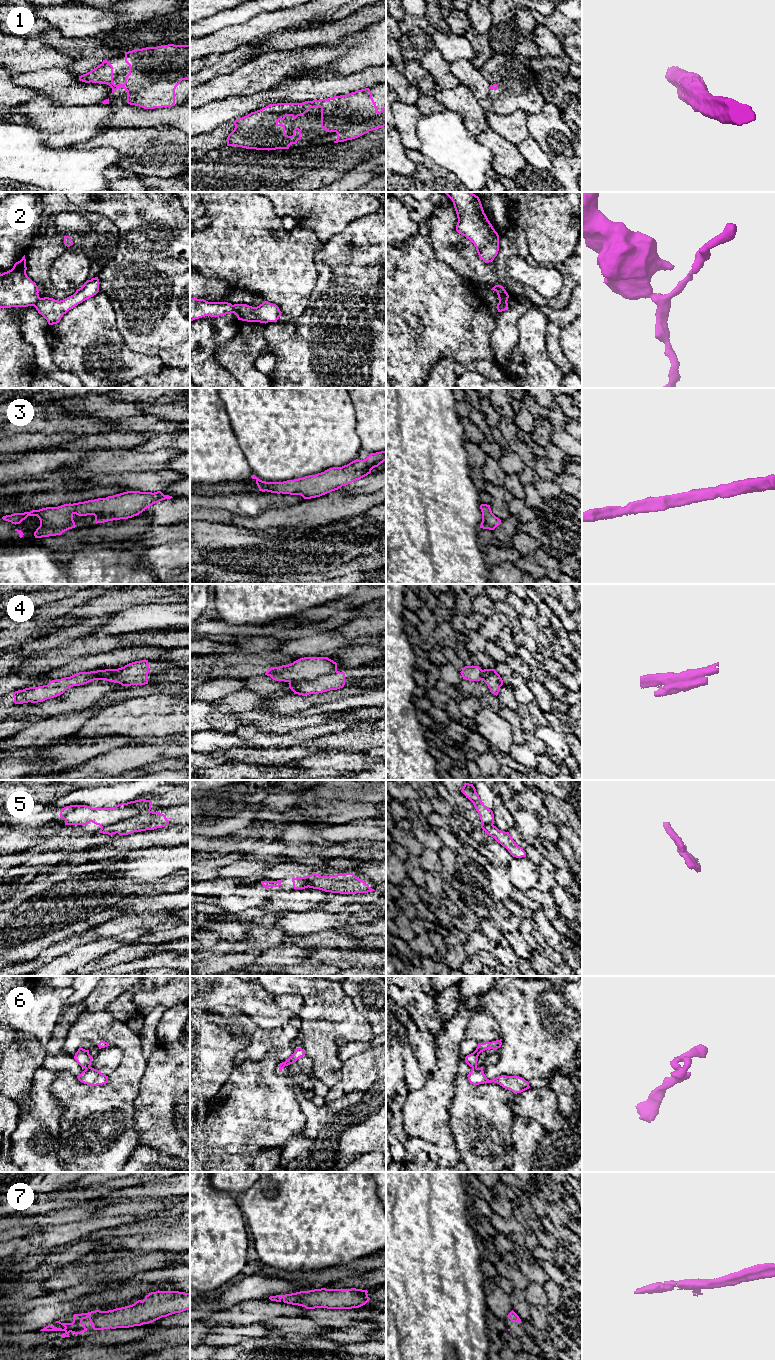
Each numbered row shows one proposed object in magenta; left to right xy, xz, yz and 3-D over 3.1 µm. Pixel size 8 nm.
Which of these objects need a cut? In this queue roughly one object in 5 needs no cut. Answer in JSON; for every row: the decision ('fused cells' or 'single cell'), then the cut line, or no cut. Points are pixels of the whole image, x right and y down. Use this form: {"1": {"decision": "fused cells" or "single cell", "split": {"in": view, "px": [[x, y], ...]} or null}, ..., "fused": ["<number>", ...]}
{"1": {"decision": "single cell", "split": null}, "2": {"decision": "fused cells", "split": {"in": "xy", "px": [[40, 298], [33, 305]]}}, "3": {"decision": "single cell", "split": null}, "4": {"decision": "fused cells", "split": {"in": "xz", "px": [[336, 668], [313, 679], [298, 679], [289, 682]]}}, "5": {"decision": "fused cells", "split": {"in": "xy", "px": [[149, 810], [101, 827]]}}, "6": {"decision": "fused cells", "split": {"in": "xy", "px": [[89, 1066], [85, 1069]]}}, "7": {"decision": "single cell", "split": null}, "fused": ["2", "4", "5", "6"]}

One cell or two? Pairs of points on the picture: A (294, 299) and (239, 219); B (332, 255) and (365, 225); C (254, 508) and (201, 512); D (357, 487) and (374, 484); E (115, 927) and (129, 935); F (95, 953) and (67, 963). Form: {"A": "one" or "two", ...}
{"A": "one", "B": "one", "C": "two", "D": "one", "E": "two", "F": "one"}

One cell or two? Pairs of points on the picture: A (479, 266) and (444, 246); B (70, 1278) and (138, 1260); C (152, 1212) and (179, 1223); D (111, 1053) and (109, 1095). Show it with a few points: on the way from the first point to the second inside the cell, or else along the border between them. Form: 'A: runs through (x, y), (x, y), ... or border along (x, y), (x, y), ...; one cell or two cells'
A: runs through (470, 266), (464, 266), (453, 255); one cell
B: runs through (87, 1270), (121, 1265); one cell
C: border along (179, 1216), (175, 1219); two cells
D: border along (121, 1052), (121, 1062), (108, 1076); two cells

